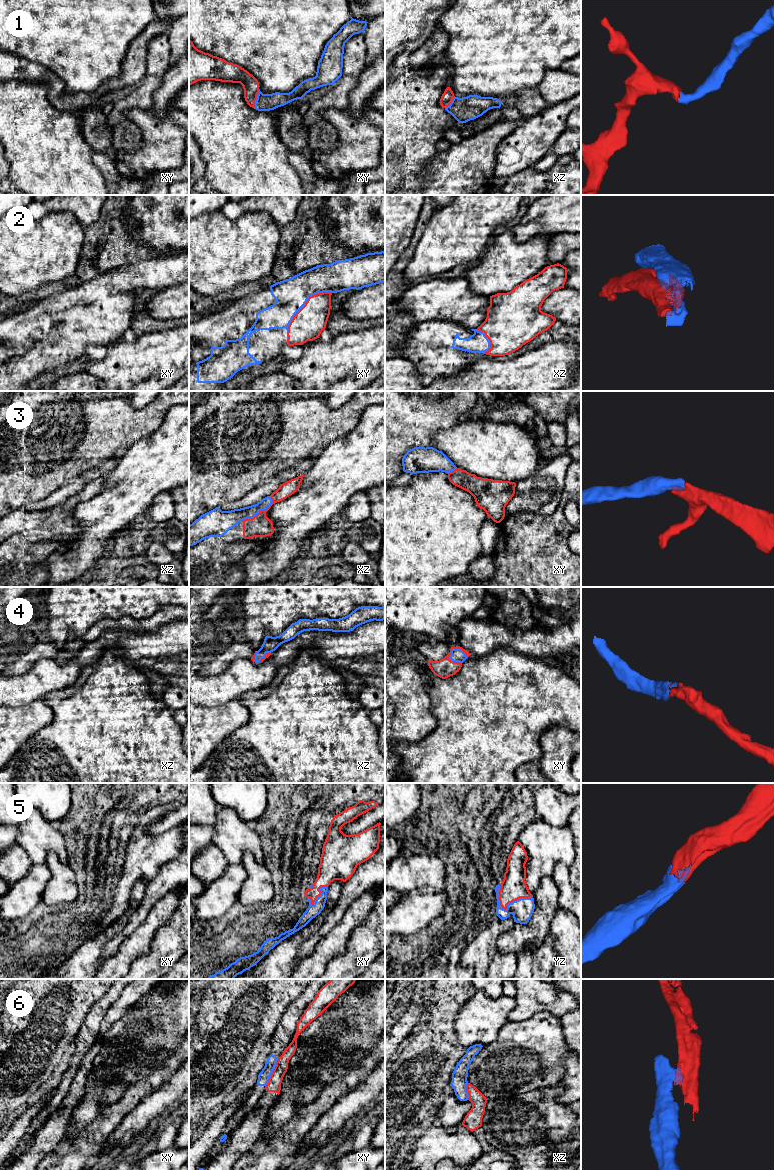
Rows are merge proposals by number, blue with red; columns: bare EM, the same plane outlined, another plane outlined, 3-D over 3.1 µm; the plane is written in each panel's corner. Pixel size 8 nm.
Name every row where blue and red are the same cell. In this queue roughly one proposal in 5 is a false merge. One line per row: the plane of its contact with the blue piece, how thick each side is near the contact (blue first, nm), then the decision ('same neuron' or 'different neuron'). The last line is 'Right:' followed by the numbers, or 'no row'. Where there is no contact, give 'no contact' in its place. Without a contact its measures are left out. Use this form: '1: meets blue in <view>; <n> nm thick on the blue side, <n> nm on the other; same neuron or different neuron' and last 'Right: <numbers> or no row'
1: meets blue in xy; 140 nm thick on the blue side, 130 nm on the other; same neuron
2: meets blue in xy; 260 nm thick on the blue side, 260 nm on the other; different neuron
3: meets blue in xz; 130 nm thick on the blue side, 180 nm on the other; same neuron
4: meets blue in xy; 110 nm thick on the blue side, 160 nm on the other; same neuron
5: meets blue in yz; 170 nm thick on the blue side, 200 nm on the other; same neuron
6: meets blue in xy; 90 nm thick on the blue side, 110 nm on the other; different neuron
Right: 1, 3, 4, 5

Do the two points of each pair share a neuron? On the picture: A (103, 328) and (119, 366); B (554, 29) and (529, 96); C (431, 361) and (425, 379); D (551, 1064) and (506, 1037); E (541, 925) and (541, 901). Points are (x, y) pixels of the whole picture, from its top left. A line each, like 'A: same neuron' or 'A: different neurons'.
A: different neurons
B: different neurons
C: same neuron
D: same neuron
E: same neuron

